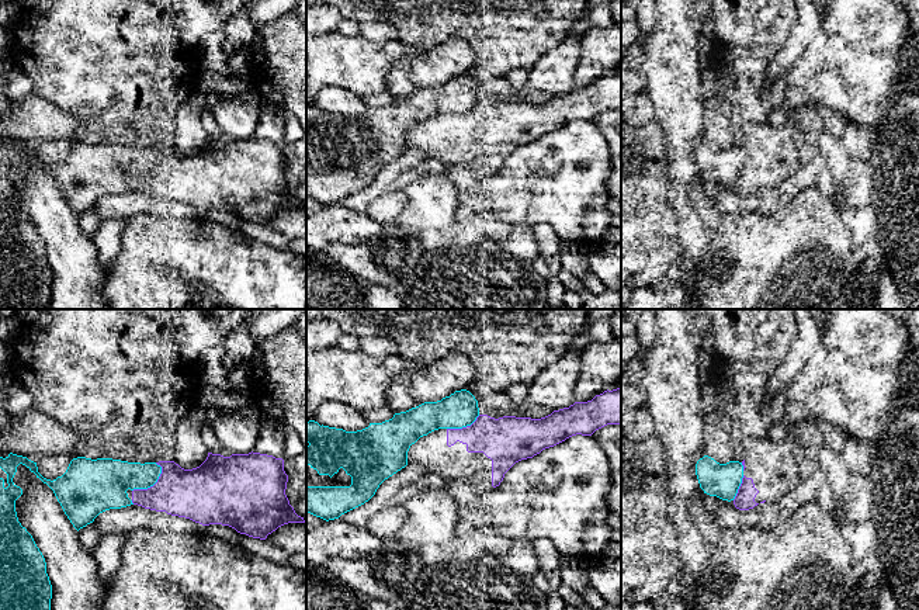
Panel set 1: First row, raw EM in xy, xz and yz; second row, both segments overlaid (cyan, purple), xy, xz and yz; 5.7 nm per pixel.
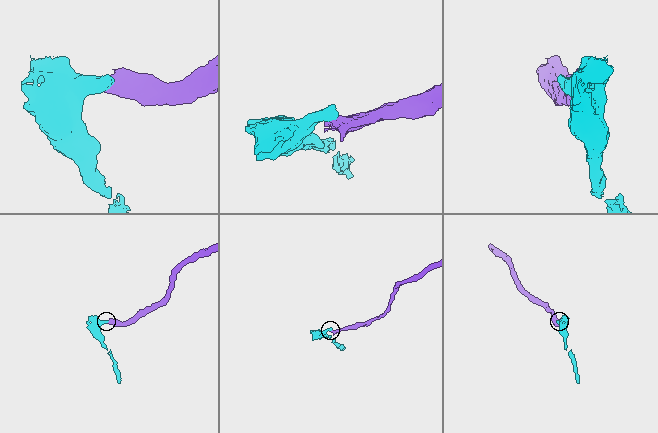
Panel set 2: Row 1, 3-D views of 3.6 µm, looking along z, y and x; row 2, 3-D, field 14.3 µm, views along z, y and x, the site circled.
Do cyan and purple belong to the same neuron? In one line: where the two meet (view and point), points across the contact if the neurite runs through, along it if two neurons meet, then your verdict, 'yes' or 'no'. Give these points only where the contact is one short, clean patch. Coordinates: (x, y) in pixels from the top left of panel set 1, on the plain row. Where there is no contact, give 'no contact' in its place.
contact xy (151, 170); no

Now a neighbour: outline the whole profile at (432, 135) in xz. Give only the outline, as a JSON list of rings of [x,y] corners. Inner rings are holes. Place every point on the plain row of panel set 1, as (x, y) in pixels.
[[[621,72],[613,76],[604,76],[587,87],[575,87],[569,93],[554,96],[551,100],[541,104],[503,101],[499,104],[488,100],[479,100],[476,105],[462,114],[438,114],[427,121],[420,122],[408,136],[408,149],[422,149],[429,160],[441,163],[458,163],[469,167],[478,177],[485,171],[499,171],[504,159],[519,146],[533,143],[542,135],[554,132],[566,124],[582,119],[592,121],[596,115],[607,110],[621,111]]]

